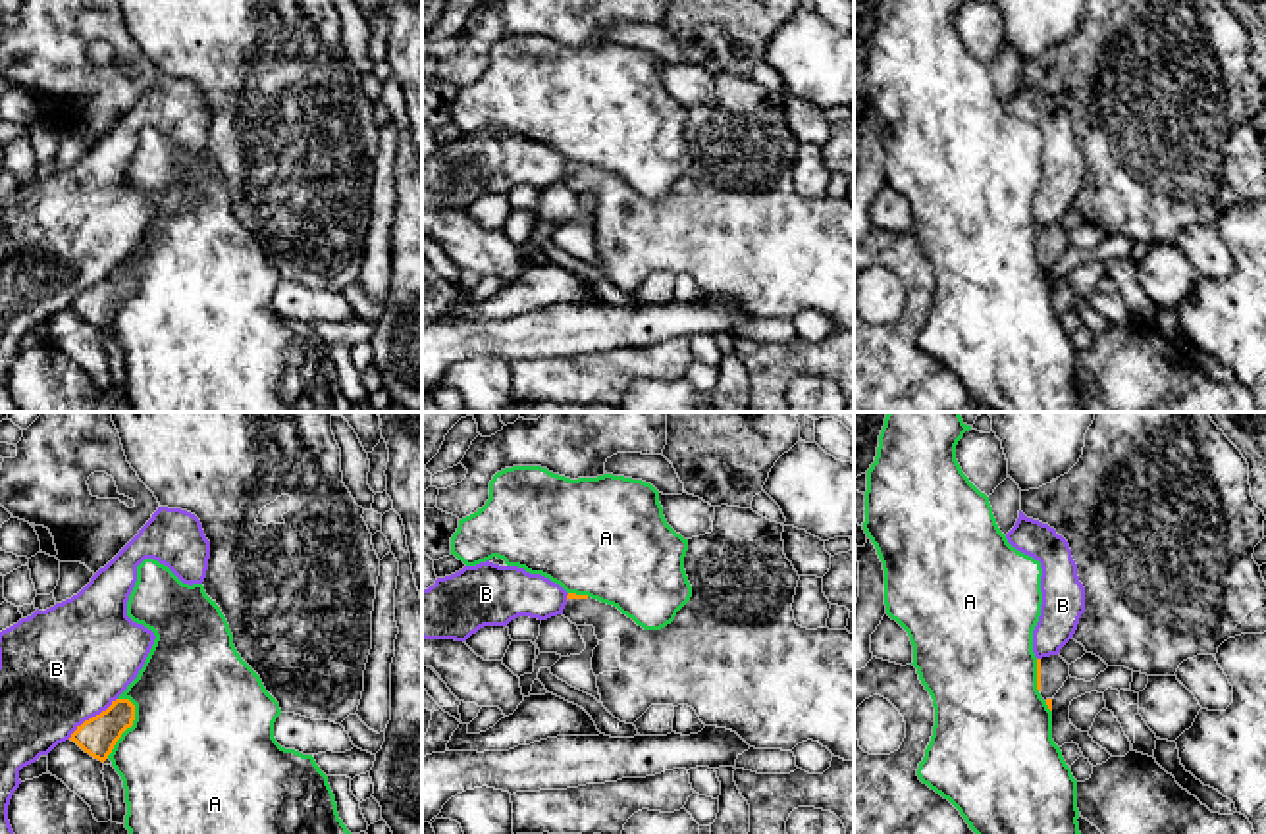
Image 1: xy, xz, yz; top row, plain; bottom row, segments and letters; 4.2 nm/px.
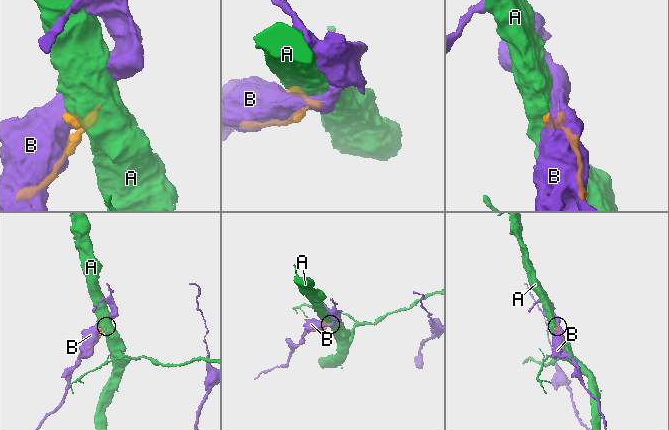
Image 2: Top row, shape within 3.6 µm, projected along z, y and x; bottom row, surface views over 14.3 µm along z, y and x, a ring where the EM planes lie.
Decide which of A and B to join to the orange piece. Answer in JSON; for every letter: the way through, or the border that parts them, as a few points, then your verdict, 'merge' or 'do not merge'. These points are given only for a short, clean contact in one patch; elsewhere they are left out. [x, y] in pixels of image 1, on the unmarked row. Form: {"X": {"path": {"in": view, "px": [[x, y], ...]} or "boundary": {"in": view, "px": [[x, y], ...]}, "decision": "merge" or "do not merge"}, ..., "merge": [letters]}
{"A": {"decision": "do not merge"}, "B": {"decision": "do not merge"}, "merge": []}

